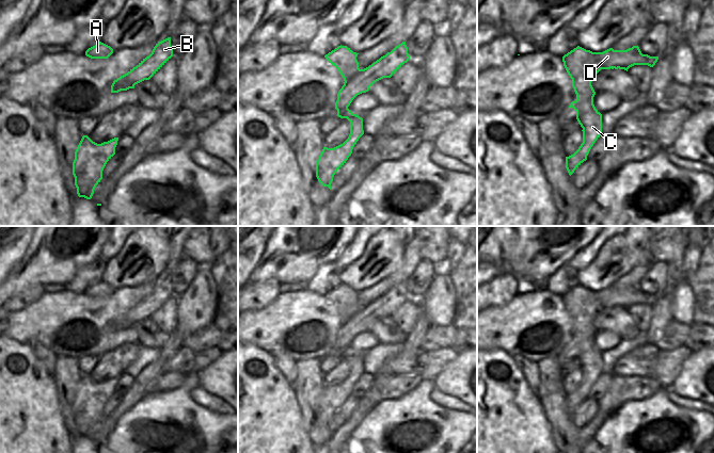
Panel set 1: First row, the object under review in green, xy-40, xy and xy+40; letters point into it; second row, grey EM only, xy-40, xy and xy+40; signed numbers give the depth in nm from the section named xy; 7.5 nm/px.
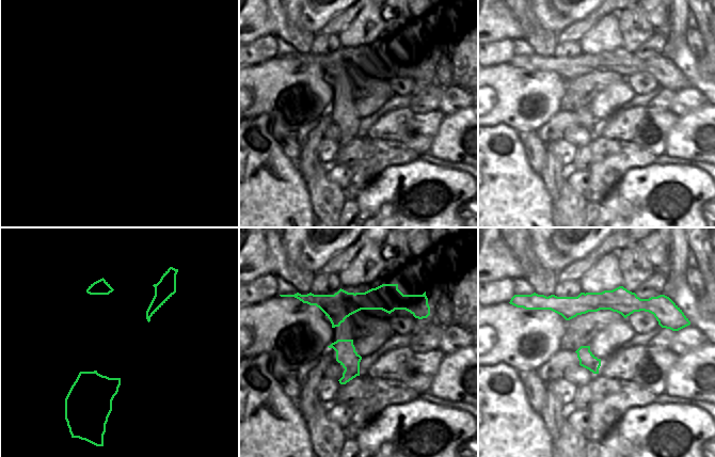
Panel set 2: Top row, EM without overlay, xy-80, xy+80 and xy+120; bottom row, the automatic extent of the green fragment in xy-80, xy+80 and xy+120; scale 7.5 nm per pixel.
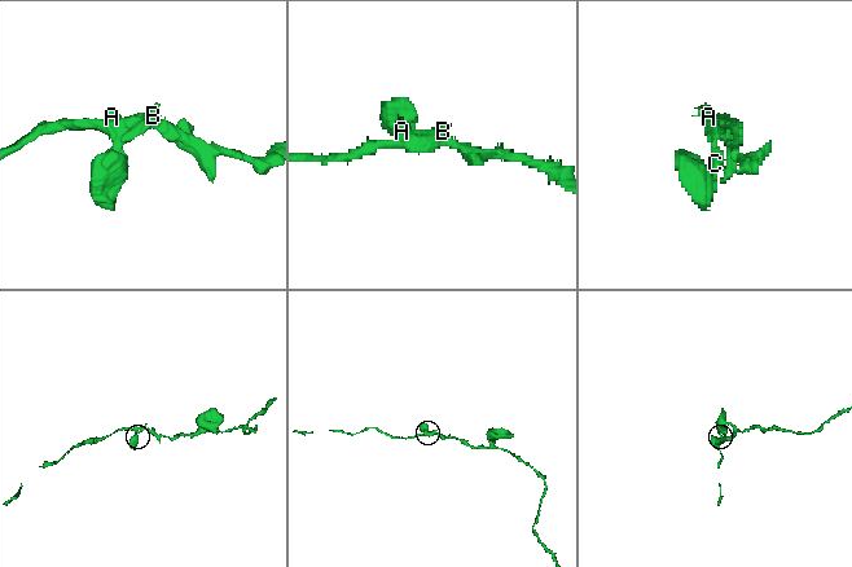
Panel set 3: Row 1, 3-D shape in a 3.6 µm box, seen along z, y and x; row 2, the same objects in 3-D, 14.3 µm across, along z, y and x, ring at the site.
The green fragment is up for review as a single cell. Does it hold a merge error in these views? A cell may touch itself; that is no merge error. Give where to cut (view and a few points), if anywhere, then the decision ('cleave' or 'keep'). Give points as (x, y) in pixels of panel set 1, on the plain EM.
cut xy (358, 303), (354, 303), (346, 313), (345, 321); cleave

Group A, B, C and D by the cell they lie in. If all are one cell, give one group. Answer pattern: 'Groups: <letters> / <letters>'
Groups: A B C / D

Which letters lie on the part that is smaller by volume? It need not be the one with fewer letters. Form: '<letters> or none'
A, B, C

